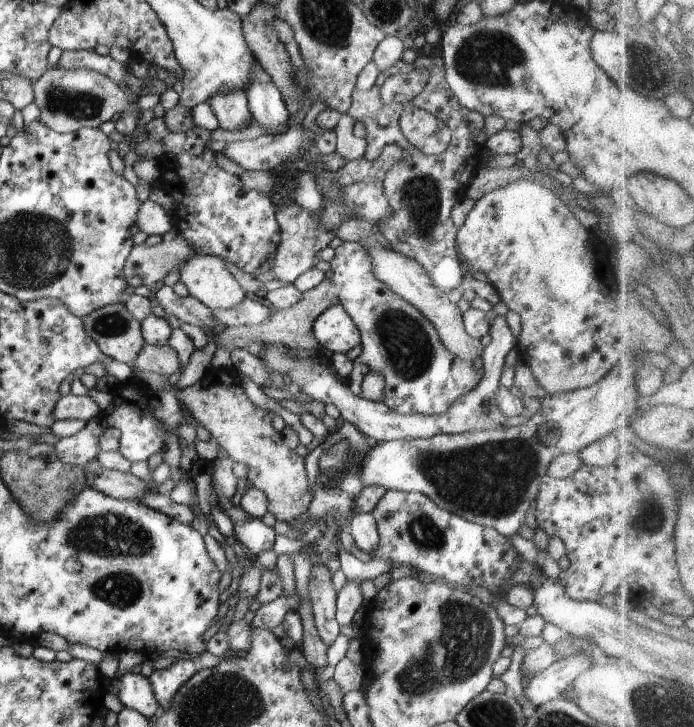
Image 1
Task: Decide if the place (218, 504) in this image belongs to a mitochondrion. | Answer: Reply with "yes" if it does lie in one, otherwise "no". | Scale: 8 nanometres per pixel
no

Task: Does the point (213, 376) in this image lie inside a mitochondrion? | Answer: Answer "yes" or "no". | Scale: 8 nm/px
no

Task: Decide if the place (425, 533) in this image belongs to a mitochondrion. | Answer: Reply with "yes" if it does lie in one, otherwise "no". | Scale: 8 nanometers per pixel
yes

